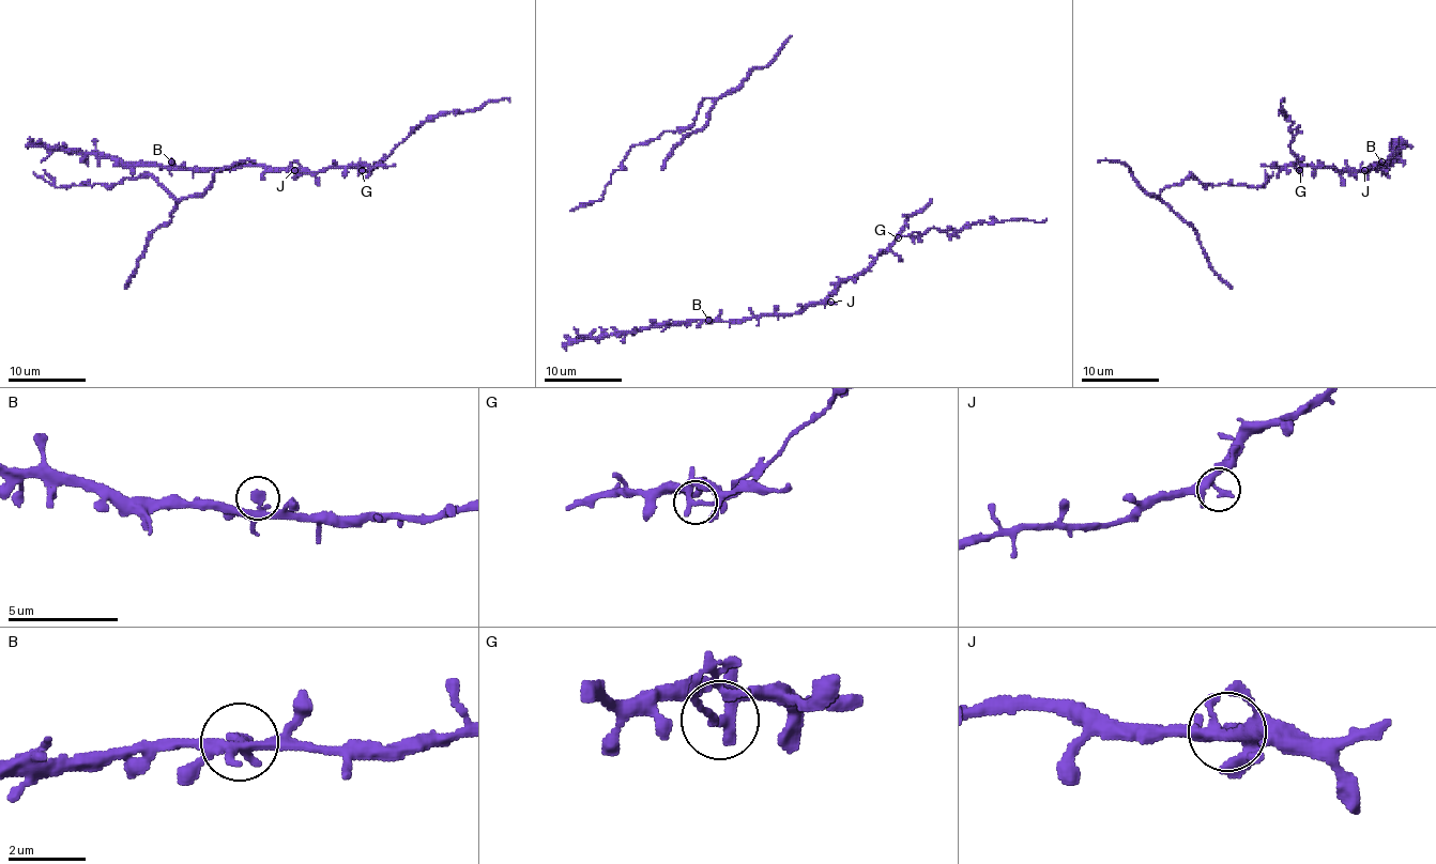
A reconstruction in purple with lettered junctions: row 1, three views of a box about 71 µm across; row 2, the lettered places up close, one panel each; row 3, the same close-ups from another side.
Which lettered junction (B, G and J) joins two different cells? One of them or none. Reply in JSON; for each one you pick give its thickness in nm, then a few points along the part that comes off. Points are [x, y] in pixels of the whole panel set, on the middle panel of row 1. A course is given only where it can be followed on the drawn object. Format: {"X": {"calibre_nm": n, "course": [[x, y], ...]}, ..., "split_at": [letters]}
{"G": {"calibre_nm": 240, "course": [[899, 237], [921, 235], [932, 228], [966, 228], [973, 222], [1042, 222], [1047, 218]]}, "split_at": ["G"]}

